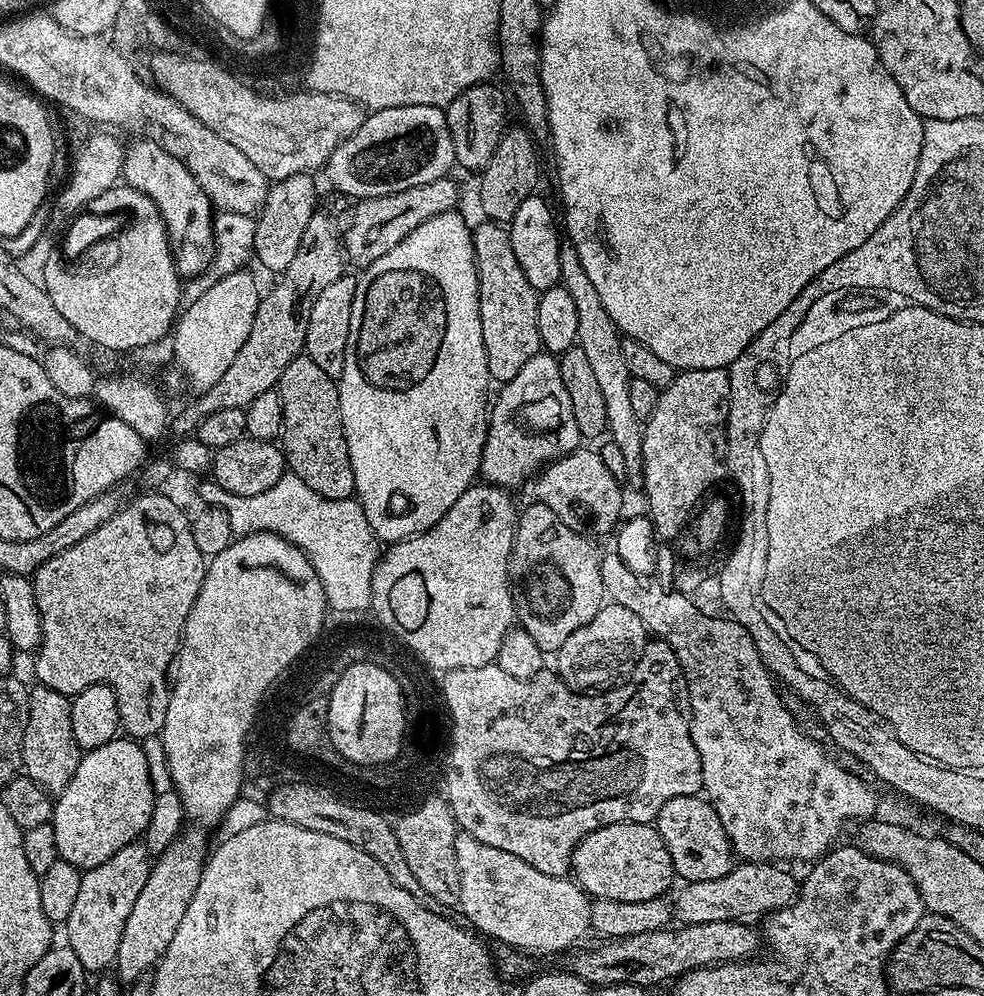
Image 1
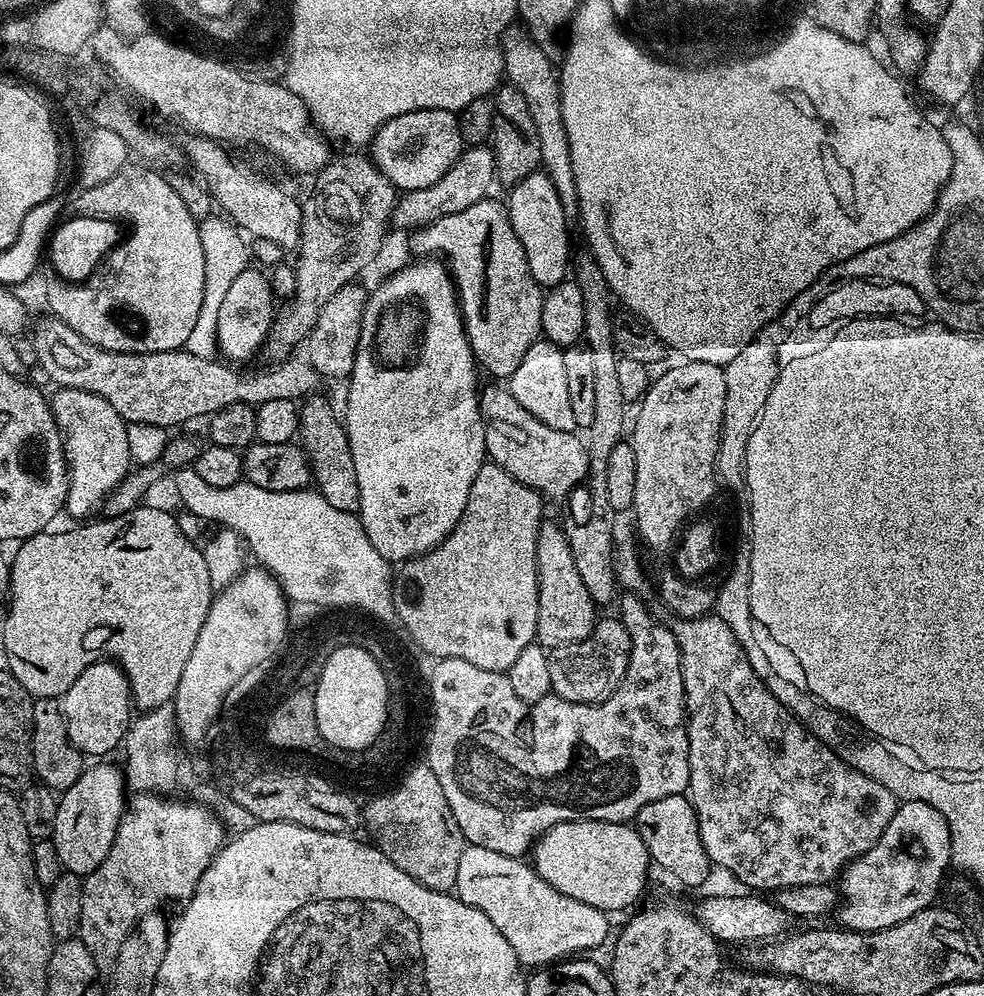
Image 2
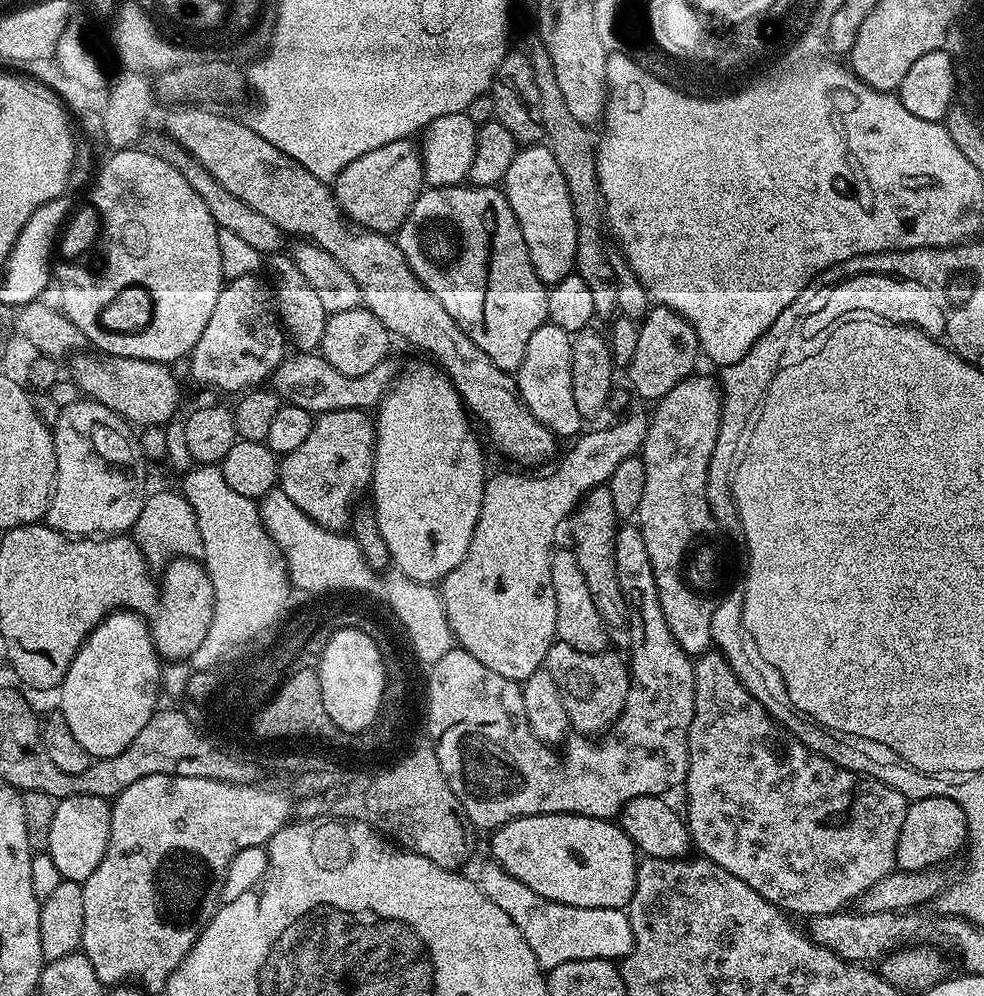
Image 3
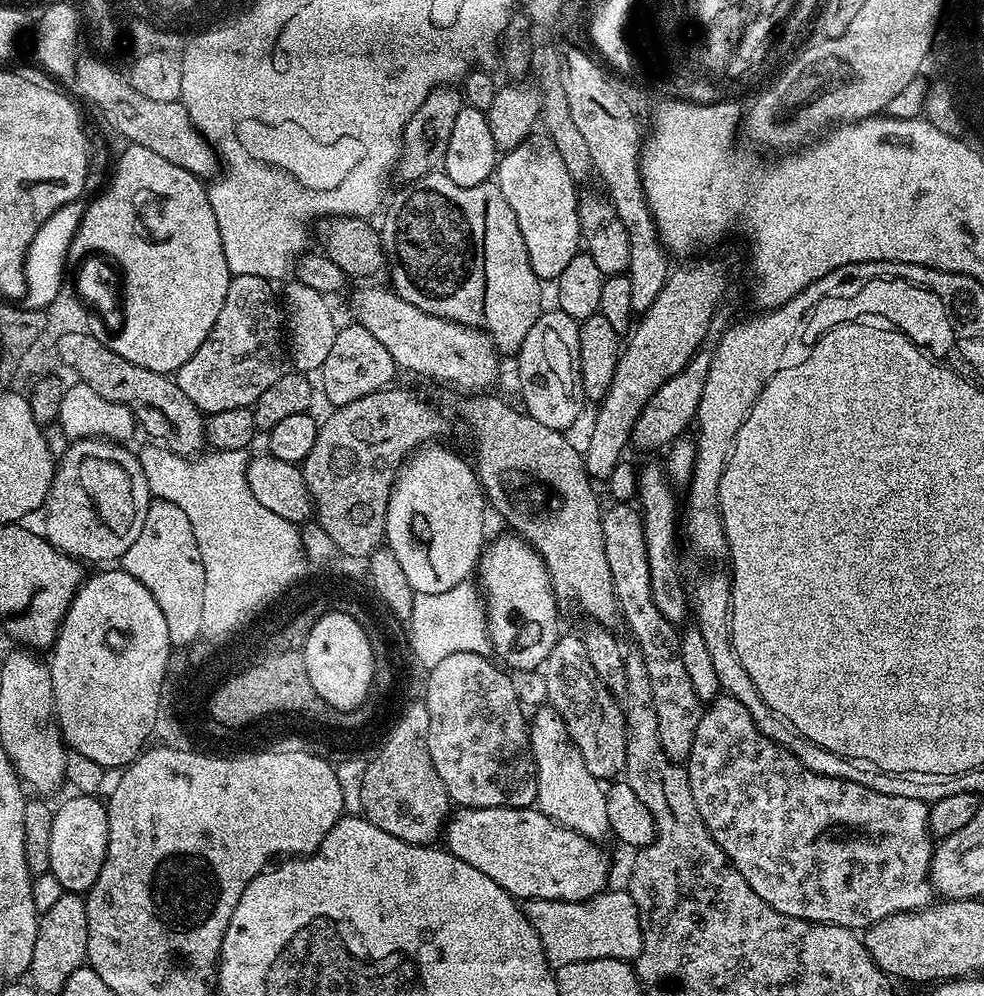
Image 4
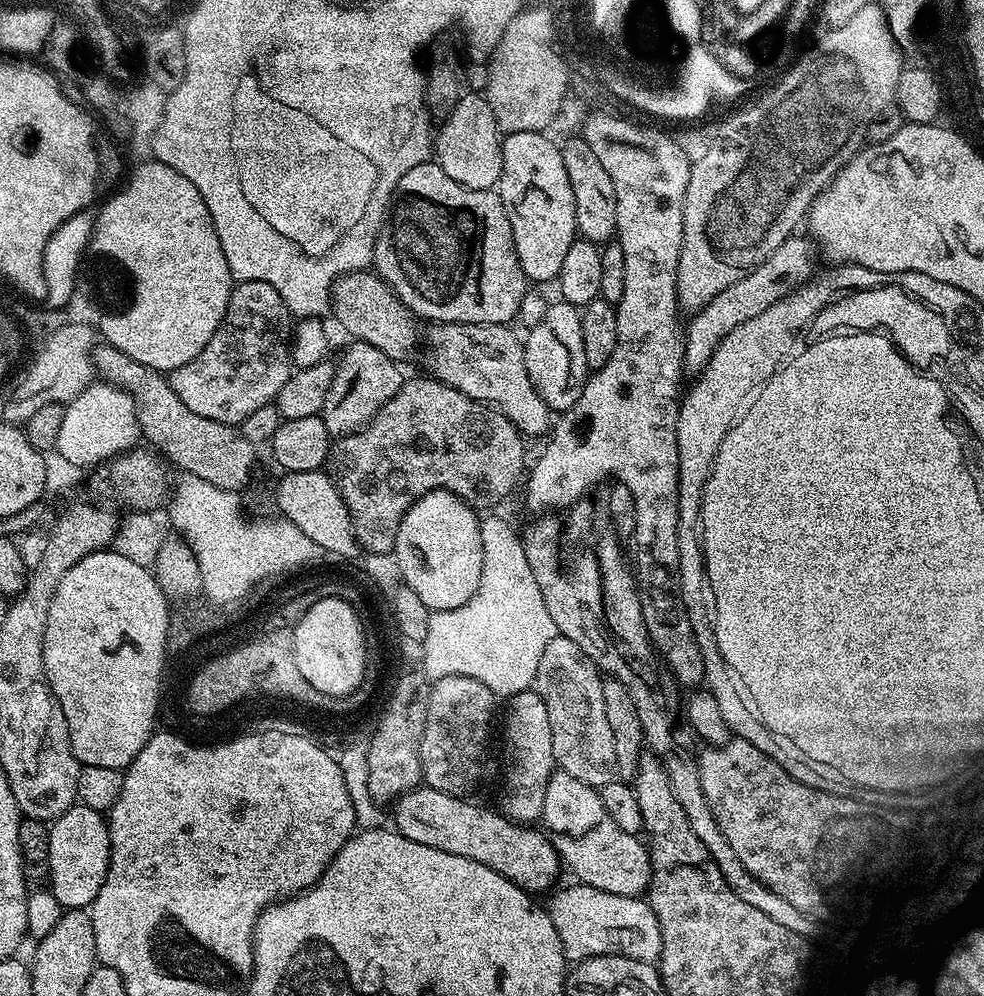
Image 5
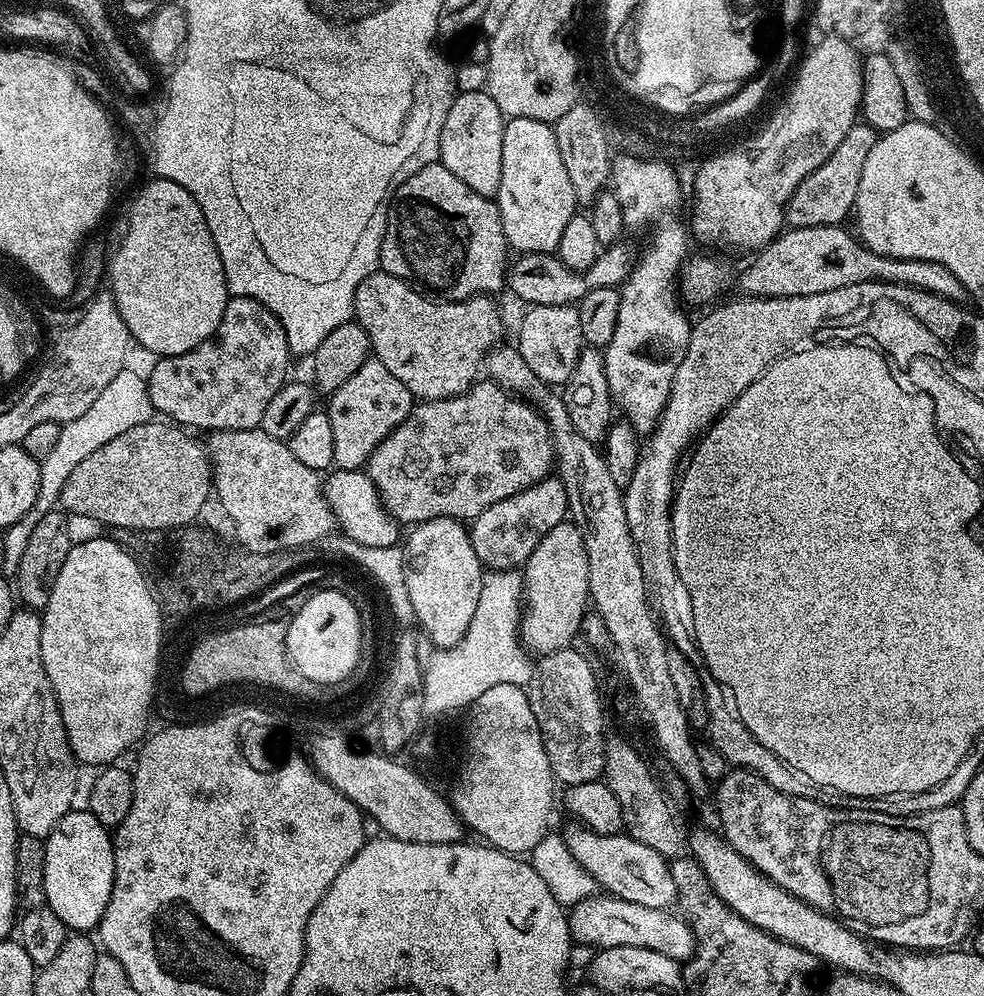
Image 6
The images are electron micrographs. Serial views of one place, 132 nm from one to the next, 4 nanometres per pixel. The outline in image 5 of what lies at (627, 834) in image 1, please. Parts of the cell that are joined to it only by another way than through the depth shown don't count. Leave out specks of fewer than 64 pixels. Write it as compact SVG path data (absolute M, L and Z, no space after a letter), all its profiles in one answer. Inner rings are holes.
M427 786L399 793L395 804L395 831L410 838L410 842L422 842L422 846L434 846L446 850L446 854L458 854L458 858L482 862L482 866L490 866L490 870L502 874L502 878L514 882L529 894L547 893L553 887L551 884L556 875L562 872L556 847L539 827L517 824L495 807L483 808L480 804L471 804L464 796L451 796Z

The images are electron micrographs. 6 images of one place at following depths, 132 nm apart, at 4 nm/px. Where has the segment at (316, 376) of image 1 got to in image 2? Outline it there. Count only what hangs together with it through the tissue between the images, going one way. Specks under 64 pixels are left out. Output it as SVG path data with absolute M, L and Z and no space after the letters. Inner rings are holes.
M313 394L300 404L299 443L308 454L312 465L312 479L315 487L338 510L359 513L360 495L358 494L358 473L354 471L354 454L350 454L348 429L338 419L335 412L320 394Z

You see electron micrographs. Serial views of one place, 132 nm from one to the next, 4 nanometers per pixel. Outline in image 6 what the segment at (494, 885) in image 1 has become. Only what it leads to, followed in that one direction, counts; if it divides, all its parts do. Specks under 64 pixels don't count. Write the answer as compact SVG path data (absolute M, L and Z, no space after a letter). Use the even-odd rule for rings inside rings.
M593 894L573 905L568 912L568 928L577 945L586 944L595 950L610 946L642 946L642 950L658 950L658 954L681 962L691 960L696 953L696 936L683 916L667 908L638 906L638 902L626 902L607 894Z

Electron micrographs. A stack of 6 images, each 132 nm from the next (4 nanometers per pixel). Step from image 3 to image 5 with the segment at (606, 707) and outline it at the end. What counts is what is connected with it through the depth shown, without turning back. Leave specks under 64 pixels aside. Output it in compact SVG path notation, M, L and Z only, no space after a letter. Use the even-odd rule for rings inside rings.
M556 635L542 653L542 662L538 662L538 674L534 685L542 702L546 702L546 714L550 718L550 742L552 758L559 771L578 778L593 786L605 784L613 779L616 763L614 762L614 738L610 735L610 725L606 723L606 702L602 702L602 673L570 638Z

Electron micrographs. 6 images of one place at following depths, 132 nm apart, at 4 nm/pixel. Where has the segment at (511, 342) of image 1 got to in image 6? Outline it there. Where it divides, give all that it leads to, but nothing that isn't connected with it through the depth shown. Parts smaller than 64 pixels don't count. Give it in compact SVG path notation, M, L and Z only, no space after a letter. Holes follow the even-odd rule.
M439 162L419 166L415 171L413 176L405 175L395 185L394 195L387 205L388 225L382 238L379 267L394 278L406 280L442 300L469 300L472 296L496 294L506 284L510 249L495 199L470 190L466 182L454 178L454 174L450 174L450 170Z

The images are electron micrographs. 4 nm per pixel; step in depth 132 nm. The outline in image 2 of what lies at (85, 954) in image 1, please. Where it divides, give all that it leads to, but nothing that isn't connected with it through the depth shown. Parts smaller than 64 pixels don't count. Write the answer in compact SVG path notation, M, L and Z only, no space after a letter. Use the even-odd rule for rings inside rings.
M154 792L135 793L127 801L110 854L83 877L78 939L98 966L115 964L122 942L147 912L157 911L167 900L187 902L226 843L226 825L211 807L170 799Z

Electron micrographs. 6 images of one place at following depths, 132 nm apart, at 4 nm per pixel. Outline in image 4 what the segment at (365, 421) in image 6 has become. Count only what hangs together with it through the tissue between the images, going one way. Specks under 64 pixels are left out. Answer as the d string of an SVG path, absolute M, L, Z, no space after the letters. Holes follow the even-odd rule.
M348 322L341 327L334 338L334 344L326 362L318 371L320 384L324 387L324 396L329 400L332 408L341 408L350 402L358 402L358 398L366 398L366 394L381 392L393 383L398 375L398 369L394 358L390 358L386 346L370 334L370 330L363 328L361 324Z

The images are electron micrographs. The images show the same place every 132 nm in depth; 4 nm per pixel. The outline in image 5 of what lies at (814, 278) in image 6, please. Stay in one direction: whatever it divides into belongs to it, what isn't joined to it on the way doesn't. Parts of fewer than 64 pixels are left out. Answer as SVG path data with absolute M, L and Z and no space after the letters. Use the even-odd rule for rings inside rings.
M793 234L789 236L766 262L754 266L746 278L738 278L734 286L726 286L722 294L717 294L715 298L710 298L706 306L702 306L687 321L684 328L684 371L688 374L698 374L710 362L718 342L730 334L730 330L742 326L742 322L750 322L757 314L762 314L762 310L774 306L786 294L790 294L794 289L807 284L813 279L818 261L818 249L811 239L804 234ZM801 235L801 236L800 236ZM692 372L692 373L691 373Z

